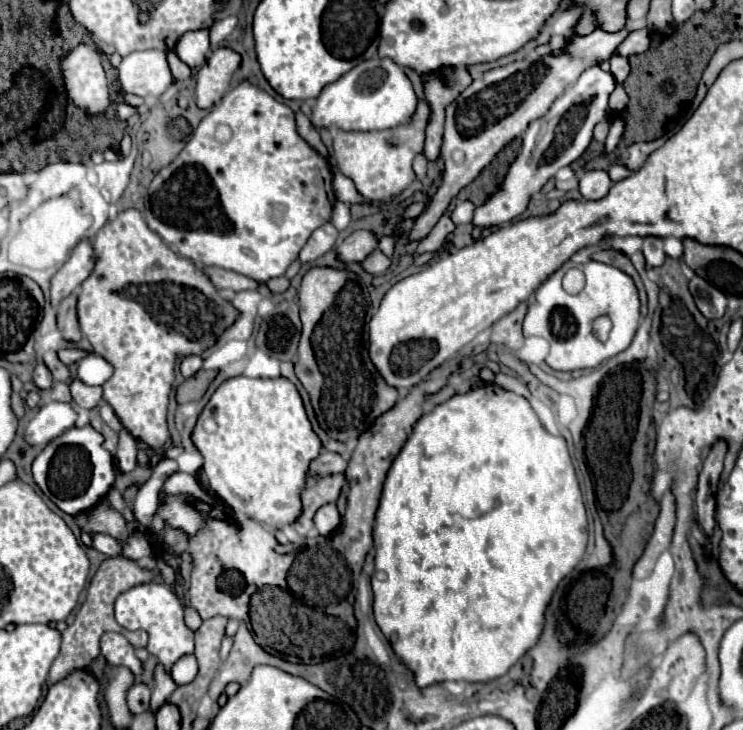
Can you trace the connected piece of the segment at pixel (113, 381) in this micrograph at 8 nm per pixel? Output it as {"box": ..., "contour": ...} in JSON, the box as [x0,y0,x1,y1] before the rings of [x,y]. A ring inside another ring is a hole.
{"box":[77,209,239,449],"contour":[[[125,209],[113,221],[107,221],[105,227],[97,233],[93,247],[97,263],[91,277],[87,277],[87,281],[83,281],[79,287],[77,311],[81,331],[89,339],[93,351],[113,365],[113,375],[103,385],[103,399],[113,407],[123,427],[135,439],[147,443],[149,447],[161,449],[169,441],[167,407],[171,385],[175,381],[177,357],[183,359],[189,355],[201,355],[205,349],[213,347],[221,333],[235,323],[239,311],[231,305],[229,299],[221,297],[209,275],[199,265],[171,251],[171,247],[165,245],[163,239],[147,227],[143,215],[137,209]]]}

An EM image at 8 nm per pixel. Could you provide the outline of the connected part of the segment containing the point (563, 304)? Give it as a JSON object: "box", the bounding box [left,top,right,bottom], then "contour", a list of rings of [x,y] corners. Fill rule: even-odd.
{"box":[523,261,639,371],"contour":[[[599,261],[563,263],[555,273],[547,277],[547,281],[539,285],[535,299],[537,299],[535,305],[531,305],[529,313],[525,315],[523,333],[525,337],[533,337],[533,335],[543,337],[549,343],[549,355],[545,357],[545,363],[555,371],[593,369],[601,365],[609,357],[627,349],[639,327],[639,295],[633,279],[621,269]],[[571,267],[579,267],[587,277],[585,289],[579,295],[569,295],[561,287],[561,279],[565,271]],[[603,313],[607,313],[613,321],[613,329],[605,343],[597,341],[595,335],[591,333],[591,321]]]}

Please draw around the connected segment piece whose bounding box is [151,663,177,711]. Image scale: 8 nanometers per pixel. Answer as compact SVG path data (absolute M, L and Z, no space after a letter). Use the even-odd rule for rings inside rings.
M161 663L155 665L153 679L155 679L155 687L151 693L151 711L159 709L159 705L163 705L169 699L169 695L177 689L175 681L171 679L171 675L165 671L165 667Z

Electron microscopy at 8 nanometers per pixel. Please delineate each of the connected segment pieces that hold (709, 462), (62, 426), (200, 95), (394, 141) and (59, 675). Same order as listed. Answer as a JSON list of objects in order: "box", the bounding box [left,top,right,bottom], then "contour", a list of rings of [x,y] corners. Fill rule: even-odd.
[{"box":[695,441,727,539],"contour":[[[717,441],[713,445],[713,449],[709,451],[709,455],[705,457],[703,469],[699,473],[695,505],[697,505],[697,519],[699,519],[707,539],[711,537],[713,527],[715,527],[715,503],[717,503],[715,495],[717,495],[717,487],[719,487],[719,475],[723,469],[725,453],[727,453],[727,443]]]},{"box":[25,401,79,445],"contour":[[[53,401],[41,407],[39,413],[31,419],[25,431],[25,439],[33,445],[47,445],[55,437],[59,437],[59,433],[71,429],[77,417],[79,415],[71,403]]]},{"box":[197,47,241,109],"contour":[[[229,47],[215,49],[197,71],[197,105],[207,109],[227,91],[233,73],[241,67],[241,55]]]},{"box":[333,101,431,201],"contour":[[[425,101],[411,117],[411,123],[405,123],[395,129],[383,131],[337,131],[333,139],[333,157],[337,161],[339,171],[349,177],[357,191],[369,201],[385,201],[399,195],[415,181],[413,159],[423,153],[425,145],[425,129],[429,123],[431,109]]]},{"box":[49,555,155,683],"contour":[[[117,555],[117,557],[109,557],[105,559],[97,573],[93,575],[89,587],[87,587],[87,597],[85,597],[85,603],[81,605],[75,621],[63,631],[63,643],[61,643],[61,651],[59,651],[59,657],[53,661],[51,665],[51,671],[49,671],[49,681],[51,683],[57,683],[61,679],[65,679],[67,675],[71,675],[73,671],[77,669],[85,669],[93,659],[99,657],[101,649],[99,649],[99,639],[103,633],[107,631],[117,631],[121,635],[125,635],[133,647],[145,647],[147,645],[147,633],[145,631],[127,631],[123,629],[115,619],[113,619],[113,603],[115,599],[135,587],[135,585],[141,585],[141,583],[151,583],[155,579],[153,571],[151,569],[145,569],[141,567],[137,561],[125,557],[125,555]]]}]

